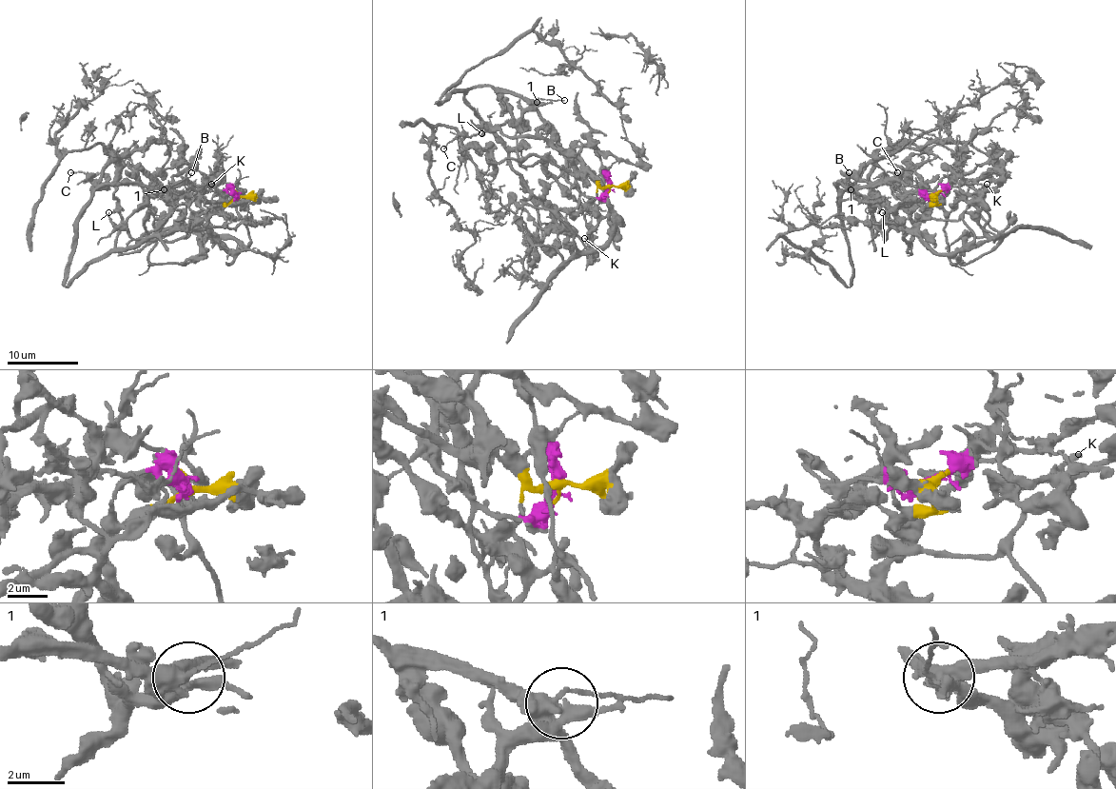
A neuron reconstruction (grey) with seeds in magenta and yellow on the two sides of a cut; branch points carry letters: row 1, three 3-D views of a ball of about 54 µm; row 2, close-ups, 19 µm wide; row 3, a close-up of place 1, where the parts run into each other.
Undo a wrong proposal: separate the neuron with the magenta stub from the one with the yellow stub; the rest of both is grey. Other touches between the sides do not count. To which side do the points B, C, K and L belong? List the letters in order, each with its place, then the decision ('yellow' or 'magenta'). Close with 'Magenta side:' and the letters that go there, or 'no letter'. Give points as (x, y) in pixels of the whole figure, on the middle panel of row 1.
B: (564, 100) | magenta
C: (443, 148) | magenta
K: (584, 238) | yellow
L: (481, 133) | yellow
Magenta side: B, C

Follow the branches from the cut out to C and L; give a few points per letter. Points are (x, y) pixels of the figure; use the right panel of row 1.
C: (935, 195), (946, 189), (898, 181), (834, 185), (847, 188), (876, 164), (884, 174), (898, 172)
L: (935, 195), (935, 202), (926, 207), (926, 216), (910, 228), (890, 228), (886, 239), (878, 230), (882, 213)

